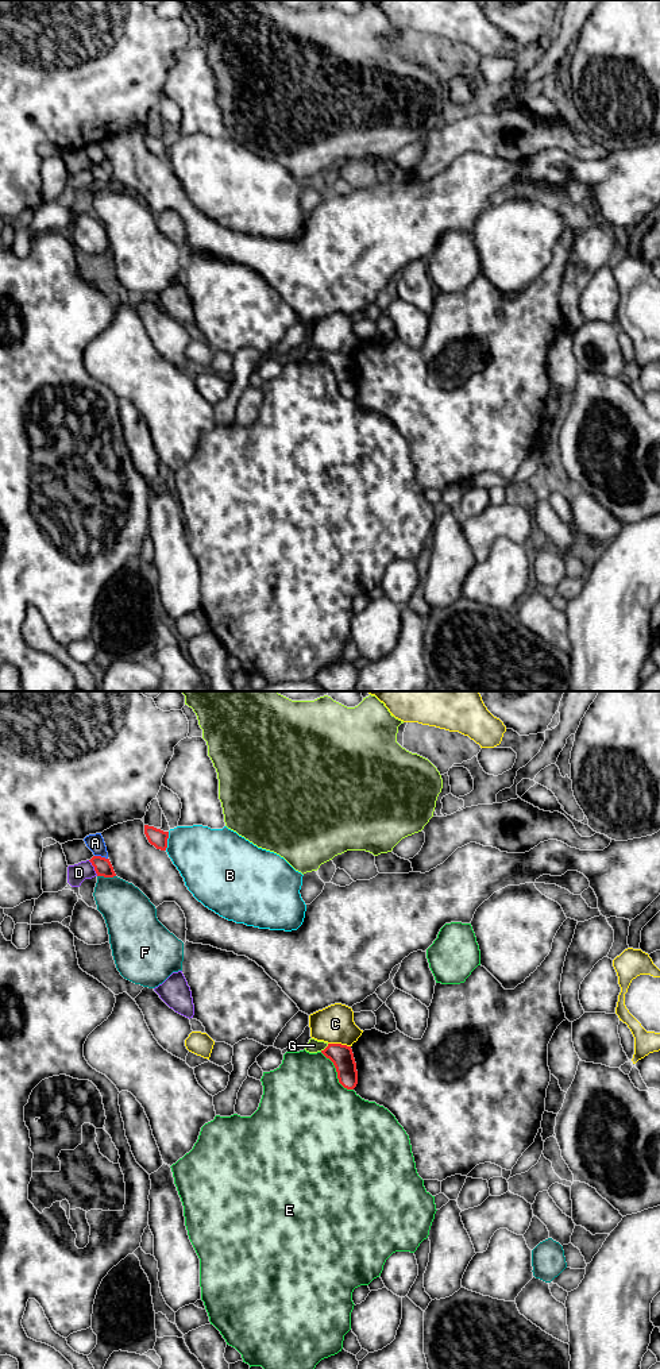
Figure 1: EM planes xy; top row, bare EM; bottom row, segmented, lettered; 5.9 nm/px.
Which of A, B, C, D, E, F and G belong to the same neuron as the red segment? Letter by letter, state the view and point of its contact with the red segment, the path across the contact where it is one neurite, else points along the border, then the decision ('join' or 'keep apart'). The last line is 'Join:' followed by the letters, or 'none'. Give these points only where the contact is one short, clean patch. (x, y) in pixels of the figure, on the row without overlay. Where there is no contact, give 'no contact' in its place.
A: contact xy (100, 165); keep apart
B: contact xy (166, 150); keep apart
C: contact xy (339, 353); keep apart
D: contact xy (95, 177); keep apart
E: contact xy (338, 382); keep apart
F: contact xy (107, 185); keep apart
G: contact xy (325, 357); keep apart
Join: none

